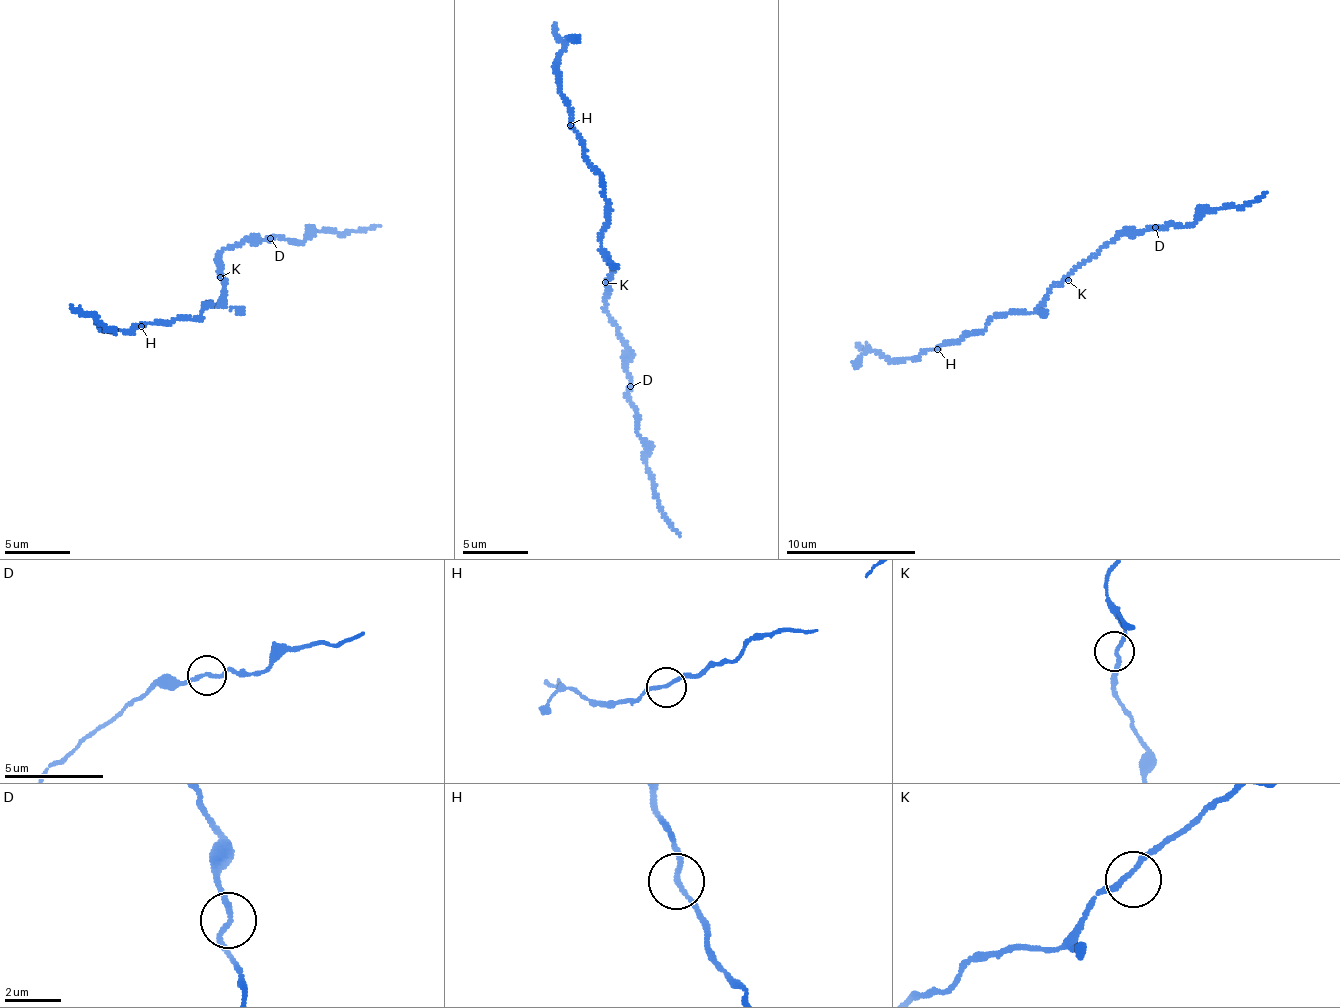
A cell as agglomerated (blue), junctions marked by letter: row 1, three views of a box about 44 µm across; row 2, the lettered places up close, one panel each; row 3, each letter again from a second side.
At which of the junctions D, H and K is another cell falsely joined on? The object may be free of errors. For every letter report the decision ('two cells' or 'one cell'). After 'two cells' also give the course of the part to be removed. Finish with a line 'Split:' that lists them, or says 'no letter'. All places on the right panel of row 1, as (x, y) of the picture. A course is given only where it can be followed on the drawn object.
D: one cell
H: one cell
K: one cell
Split: no letter

